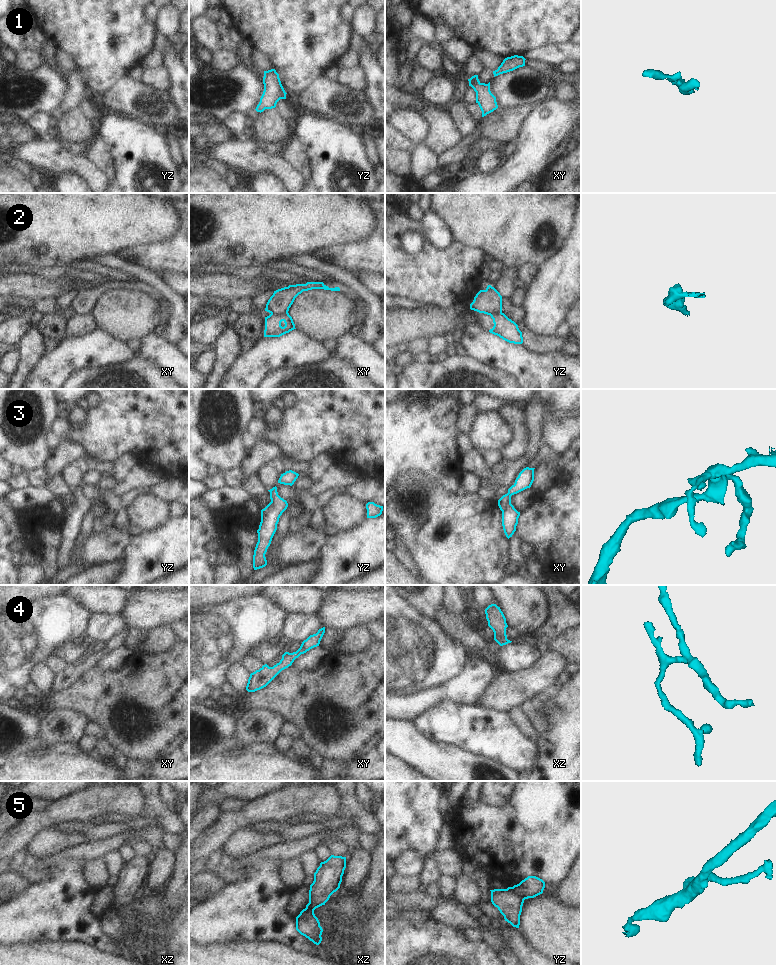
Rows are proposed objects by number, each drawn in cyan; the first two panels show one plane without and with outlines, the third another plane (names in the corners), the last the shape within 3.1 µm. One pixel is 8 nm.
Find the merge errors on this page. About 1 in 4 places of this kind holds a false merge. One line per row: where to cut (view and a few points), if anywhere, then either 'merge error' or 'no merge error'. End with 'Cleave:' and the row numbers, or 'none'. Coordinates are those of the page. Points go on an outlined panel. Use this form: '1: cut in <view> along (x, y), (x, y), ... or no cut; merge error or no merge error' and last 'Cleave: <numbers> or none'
1: no cut; no merge error
2: cut in xy along (287, 312), (271, 314); merge error
3: no cut; no merge error
4: cut in xz along (494, 633), (506, 638); merge error
5: cut in yz along (512, 887), (524, 899); merge error
Cleave: 2, 4, 5

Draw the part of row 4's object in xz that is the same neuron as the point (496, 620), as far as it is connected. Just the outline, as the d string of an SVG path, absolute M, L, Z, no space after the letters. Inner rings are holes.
M491 604L485 609L485 614L488 626L493 630L494 634L502 638L507 638L506 628L508 625L500 607L496 604Z

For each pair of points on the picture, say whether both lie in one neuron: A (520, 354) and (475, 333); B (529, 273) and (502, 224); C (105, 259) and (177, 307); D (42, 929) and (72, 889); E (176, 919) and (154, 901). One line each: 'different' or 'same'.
A: same
B: different
C: same
D: same
E: same

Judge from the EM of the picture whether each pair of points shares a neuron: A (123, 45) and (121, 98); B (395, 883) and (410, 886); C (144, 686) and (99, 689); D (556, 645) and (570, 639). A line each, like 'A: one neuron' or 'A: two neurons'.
A: two neurons
B: one neuron
C: one neuron
D: one neuron

